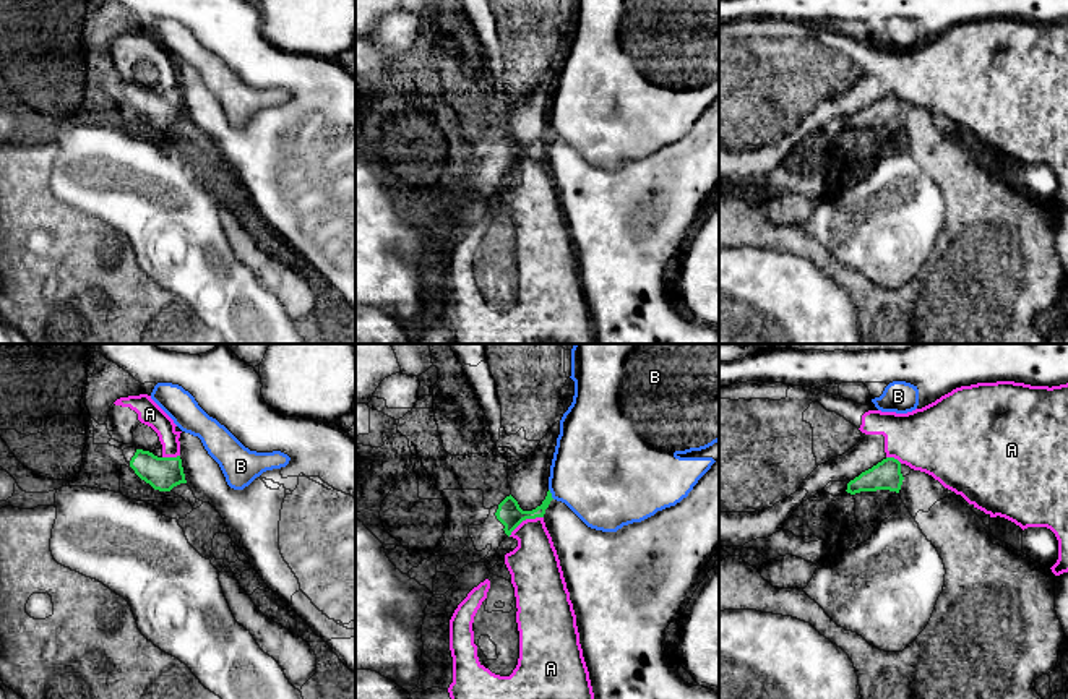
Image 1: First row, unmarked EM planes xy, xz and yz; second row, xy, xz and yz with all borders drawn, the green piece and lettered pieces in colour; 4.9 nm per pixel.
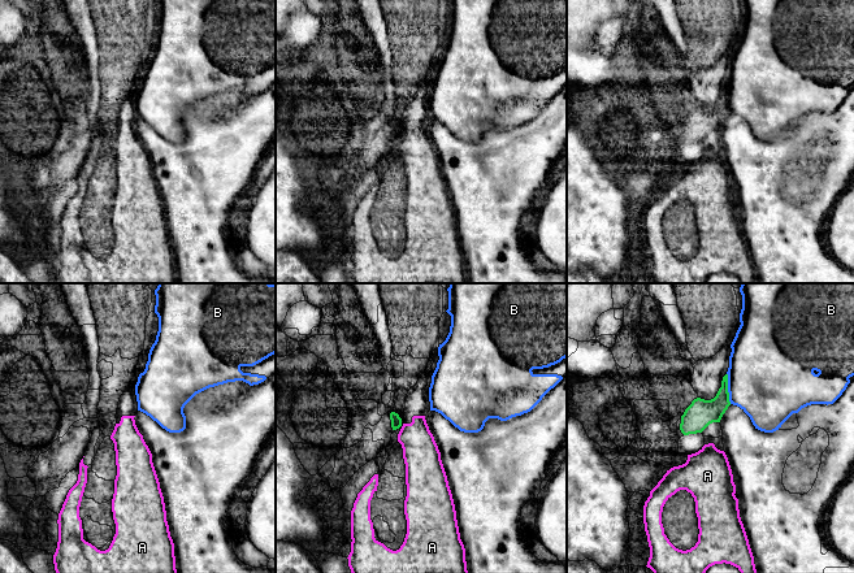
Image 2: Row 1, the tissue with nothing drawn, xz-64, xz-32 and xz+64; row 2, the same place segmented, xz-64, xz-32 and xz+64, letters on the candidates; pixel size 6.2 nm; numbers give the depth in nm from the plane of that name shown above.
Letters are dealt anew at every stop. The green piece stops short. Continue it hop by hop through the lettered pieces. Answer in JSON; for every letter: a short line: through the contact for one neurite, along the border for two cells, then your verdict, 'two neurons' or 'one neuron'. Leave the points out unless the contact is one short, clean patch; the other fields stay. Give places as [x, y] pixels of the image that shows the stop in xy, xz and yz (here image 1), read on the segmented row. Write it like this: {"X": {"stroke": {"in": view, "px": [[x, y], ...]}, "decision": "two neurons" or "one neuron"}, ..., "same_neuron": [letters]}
{"A": {"stroke": {"in": "xz", "px": [[542, 516], [525, 519], [508, 536]]}, "decision": "two neurons"}, "B": {"decision": "two neurons"}, "same_neuron": []}

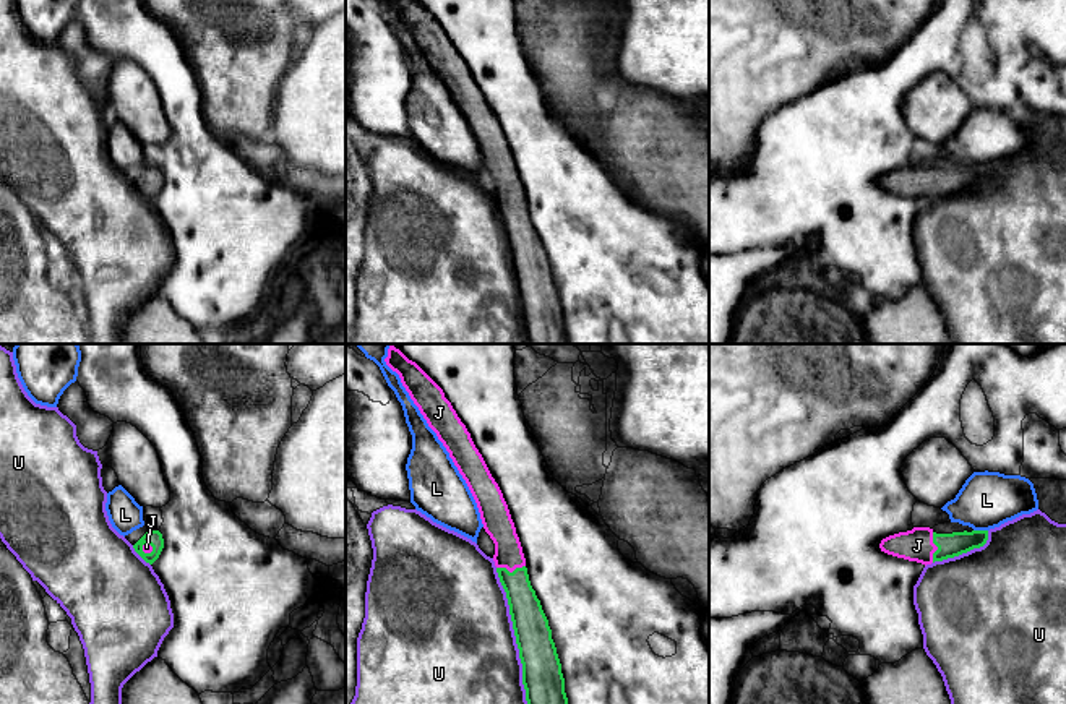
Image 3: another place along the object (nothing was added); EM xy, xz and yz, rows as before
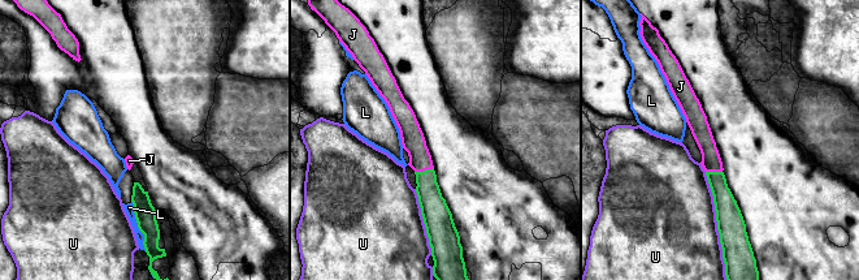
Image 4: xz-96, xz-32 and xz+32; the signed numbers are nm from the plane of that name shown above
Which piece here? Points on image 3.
{"J": {"stroke": {"in": "yz", "px": [[949, 545], [937, 545], [917, 545]]}, "decision": "one neuron"}, "L": {"stroke": {"in": "yz", "px": [[974, 529], [987, 531]]}, "decision": "two neurons"}, "U": {"decision": "two neurons"}, "same_neuron": ["J"]}

